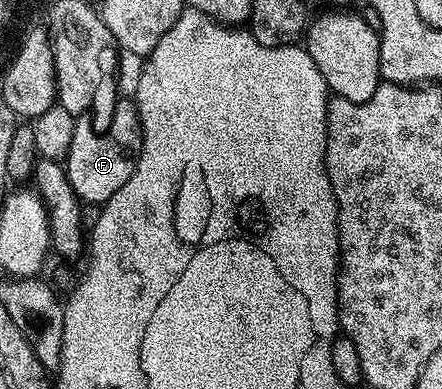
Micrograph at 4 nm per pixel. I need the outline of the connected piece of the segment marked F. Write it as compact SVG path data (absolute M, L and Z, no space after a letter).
M120 99L117 102L112 109L112 122L109 123L105 133L84 133L84 129L80 127L74 131L74 139L70 143L70 151L66 158L66 170L68 179L81 202L103 203L110 200L114 191L118 191L118 187L122 187L136 170L140 152L144 146L144 129L140 125L140 112L136 110L135 100Z

